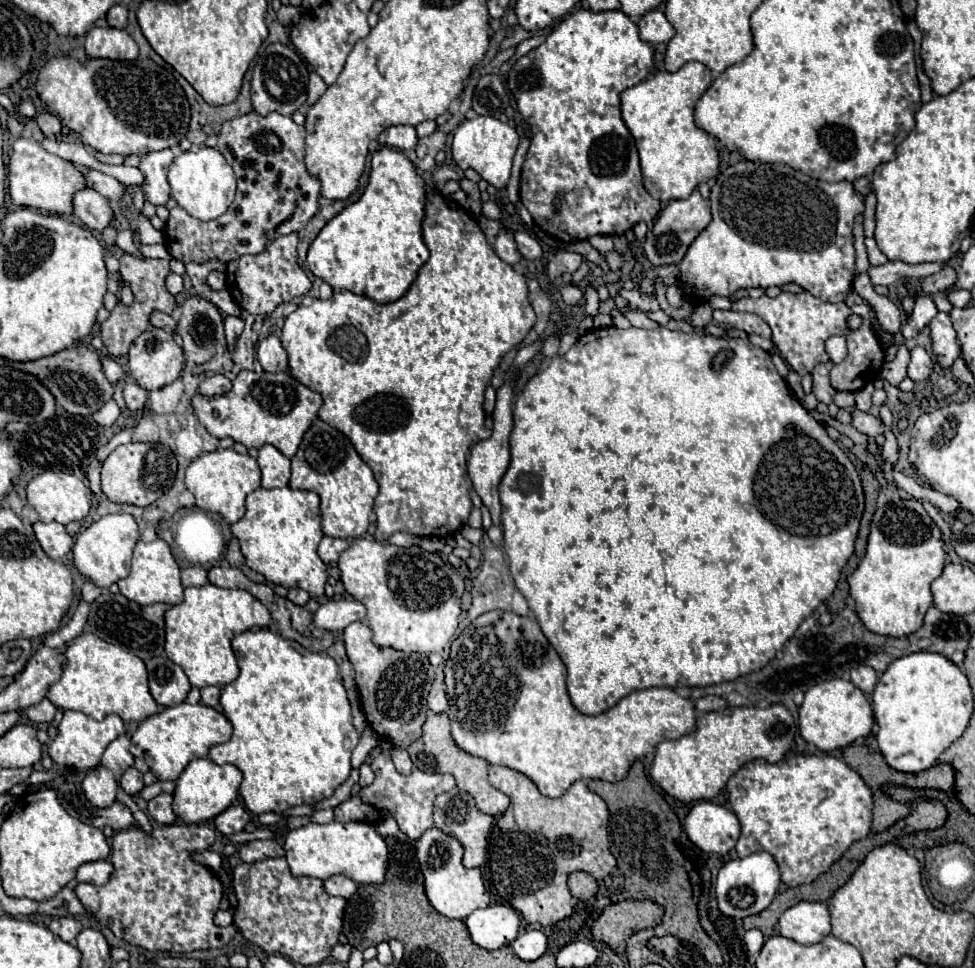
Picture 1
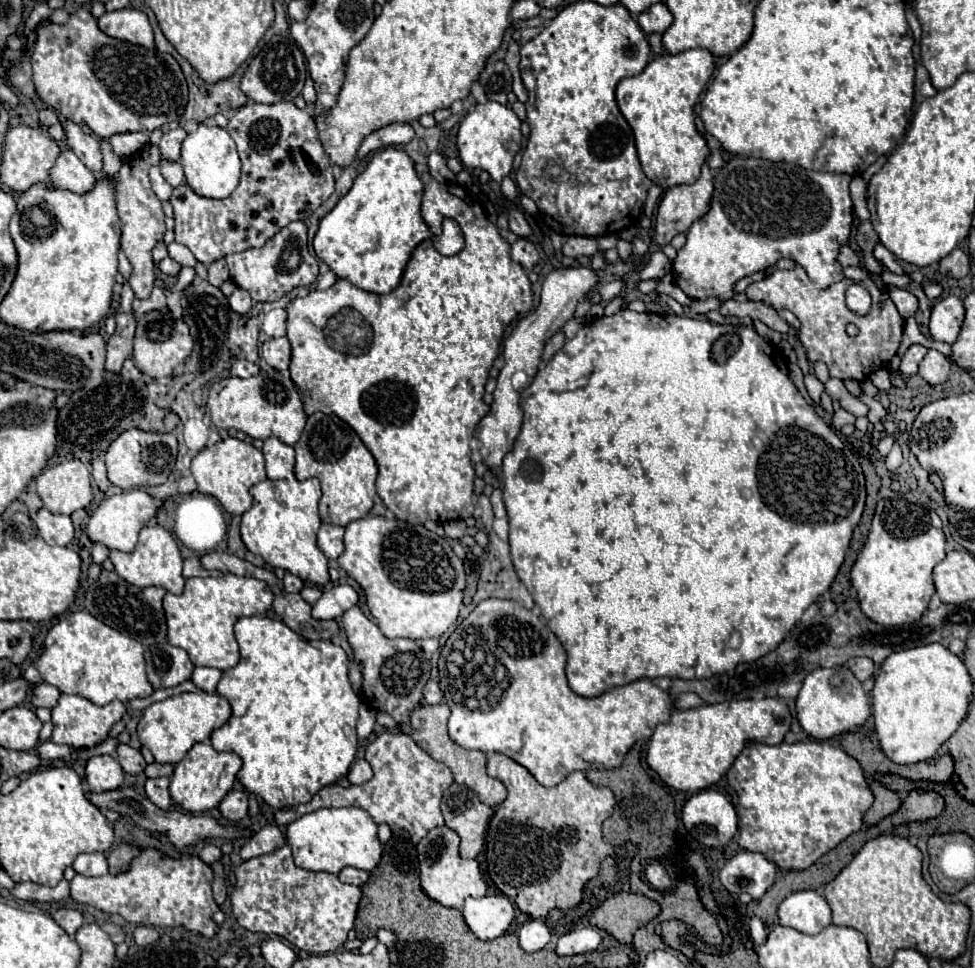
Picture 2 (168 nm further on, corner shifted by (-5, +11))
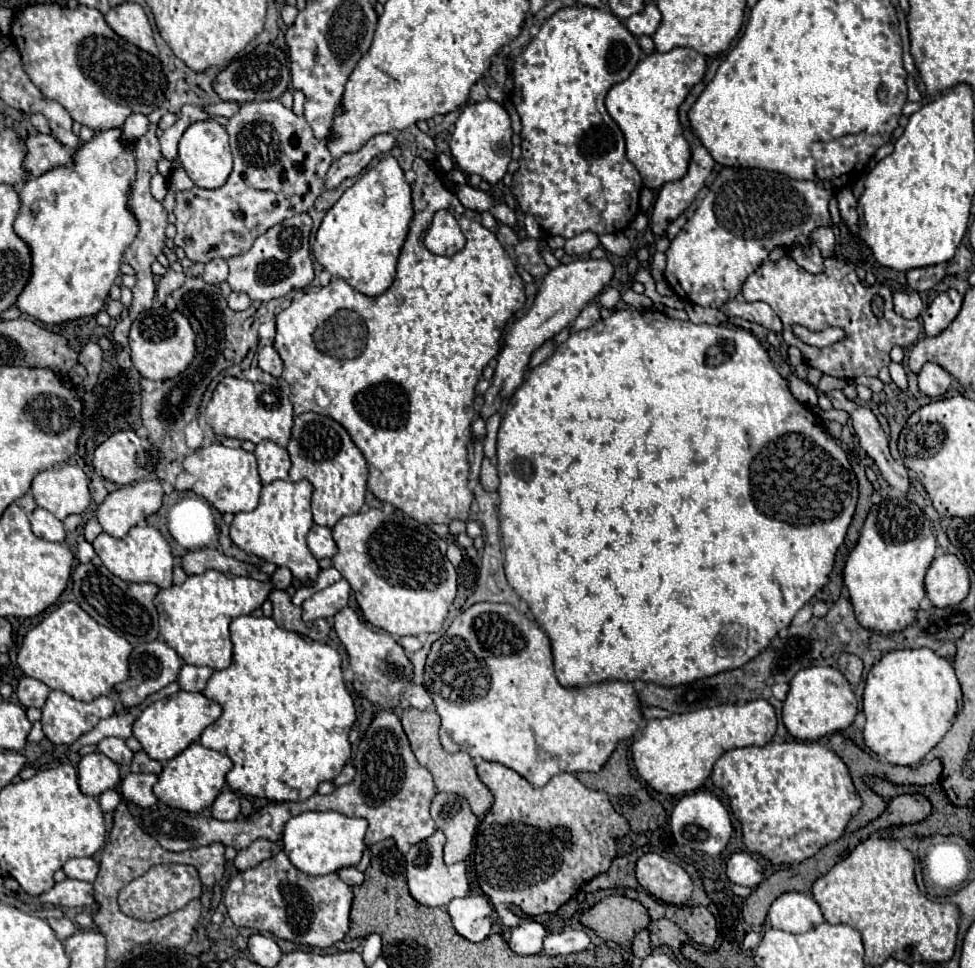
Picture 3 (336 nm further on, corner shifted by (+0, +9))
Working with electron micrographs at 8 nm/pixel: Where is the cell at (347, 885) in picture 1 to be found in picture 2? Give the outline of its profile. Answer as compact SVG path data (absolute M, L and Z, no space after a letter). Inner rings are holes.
M344 867L338 873L338 877L342 883L352 883L352 885L364 885L368 881L368 873L362 869L356 869L356 867Z

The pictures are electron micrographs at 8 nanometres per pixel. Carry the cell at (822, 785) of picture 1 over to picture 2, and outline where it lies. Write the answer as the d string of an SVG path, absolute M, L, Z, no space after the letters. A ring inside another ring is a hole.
M828 741L780 743L774 747L750 743L726 775L738 795L738 845L766 853L786 871L808 869L824 853L860 831L862 817L874 801L858 761Z

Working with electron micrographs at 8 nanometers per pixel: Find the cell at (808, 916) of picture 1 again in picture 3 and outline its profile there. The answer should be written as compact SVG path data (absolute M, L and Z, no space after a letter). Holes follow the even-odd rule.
M783 893L771 903L767 921L773 929L805 933L825 919L817 901L809 893Z

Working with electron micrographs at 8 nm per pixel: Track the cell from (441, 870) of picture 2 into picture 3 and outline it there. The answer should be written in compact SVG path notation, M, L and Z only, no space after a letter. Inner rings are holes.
M435 831L431 837L419 841L409 849L405 855L407 863L407 889L411 897L427 907L447 907L447 903L455 897L465 897L469 893L469 883L465 875L465 863L455 863L447 867L443 863L443 845L445 835L441 831Z

